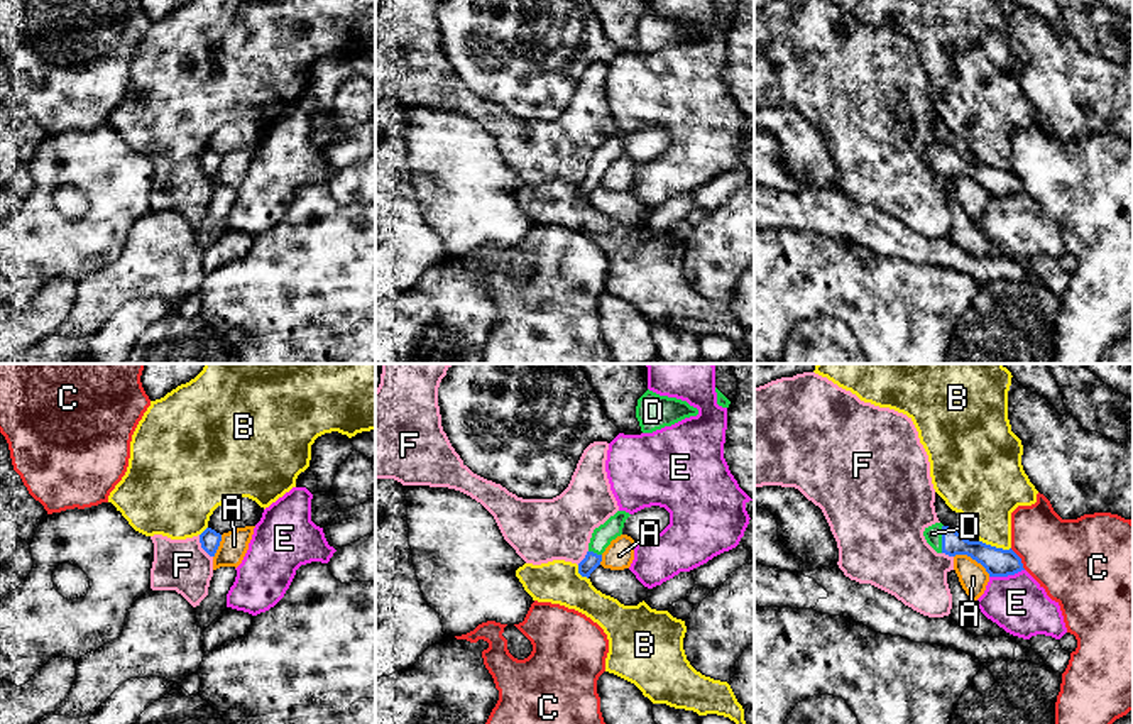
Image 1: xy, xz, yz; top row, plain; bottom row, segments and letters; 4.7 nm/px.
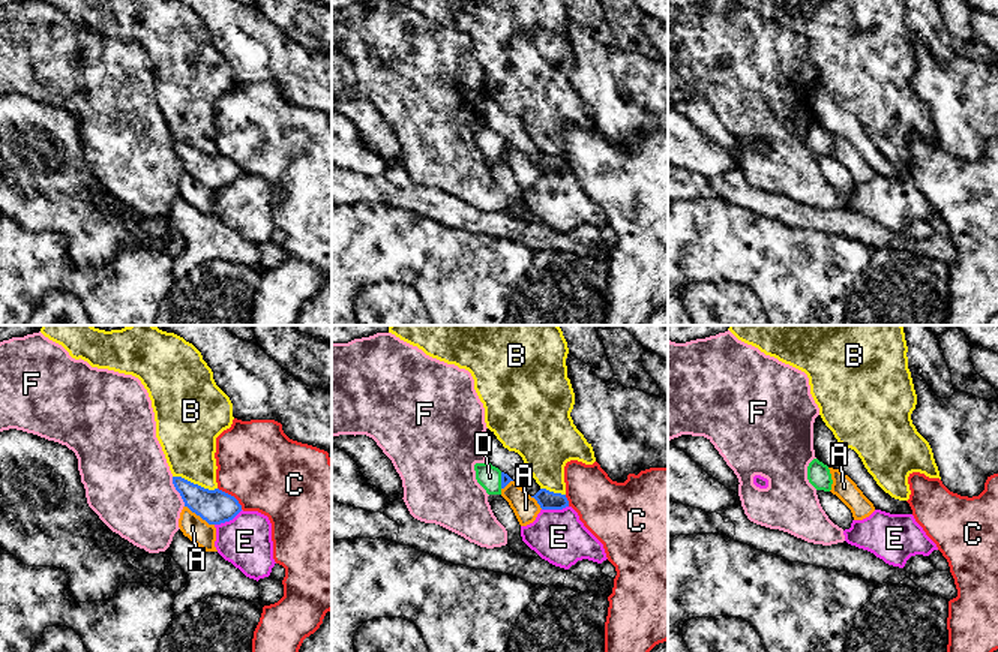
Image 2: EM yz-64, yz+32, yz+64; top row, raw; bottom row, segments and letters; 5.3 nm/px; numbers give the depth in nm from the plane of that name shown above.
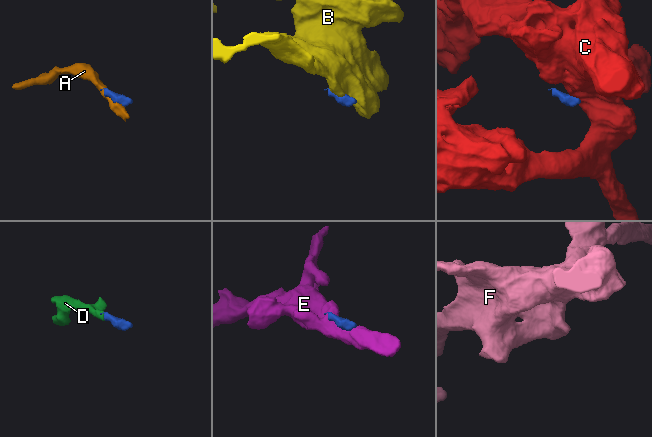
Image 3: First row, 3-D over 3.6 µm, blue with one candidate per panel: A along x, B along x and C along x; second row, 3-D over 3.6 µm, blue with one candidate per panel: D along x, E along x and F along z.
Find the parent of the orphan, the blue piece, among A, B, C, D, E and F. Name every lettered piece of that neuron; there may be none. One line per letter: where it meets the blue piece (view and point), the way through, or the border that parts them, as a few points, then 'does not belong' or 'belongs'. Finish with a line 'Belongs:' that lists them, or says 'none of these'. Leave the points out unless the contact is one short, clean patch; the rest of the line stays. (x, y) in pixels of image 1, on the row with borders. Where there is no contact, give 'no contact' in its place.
A: contact yz (973, 559); border yz (954, 555), (969, 555), (990, 575); does not belong
B: contact yz (995, 547); border yz (979, 540), (1010, 548); does not belong
C: contact yz (1020, 559); border yz (1010, 548), (1025, 569); does not belong
D: contact yz (942, 538); way yz (954, 543), (942, 538), (932, 533); belongs
E: contact yz (1007, 575); border yz (1023, 569), (990, 577); does not belong
F: contact xy (202, 547); border xy (198, 535), (200, 545), (212, 557); does not belong
Belongs: D

